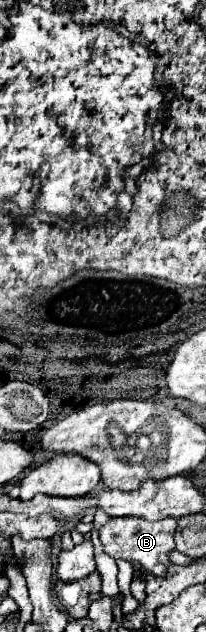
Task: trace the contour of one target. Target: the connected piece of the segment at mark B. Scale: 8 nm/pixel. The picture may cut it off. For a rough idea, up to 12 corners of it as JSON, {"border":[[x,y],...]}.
{"border":[[112,518],[100,528],[108,556],[164,576],[178,520]]}

